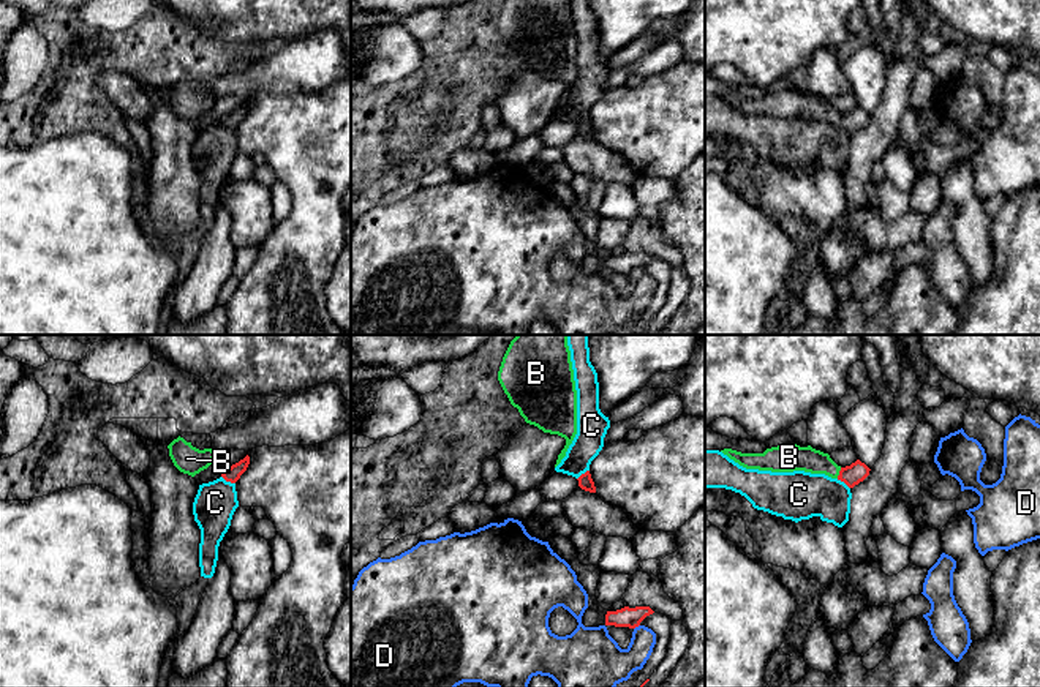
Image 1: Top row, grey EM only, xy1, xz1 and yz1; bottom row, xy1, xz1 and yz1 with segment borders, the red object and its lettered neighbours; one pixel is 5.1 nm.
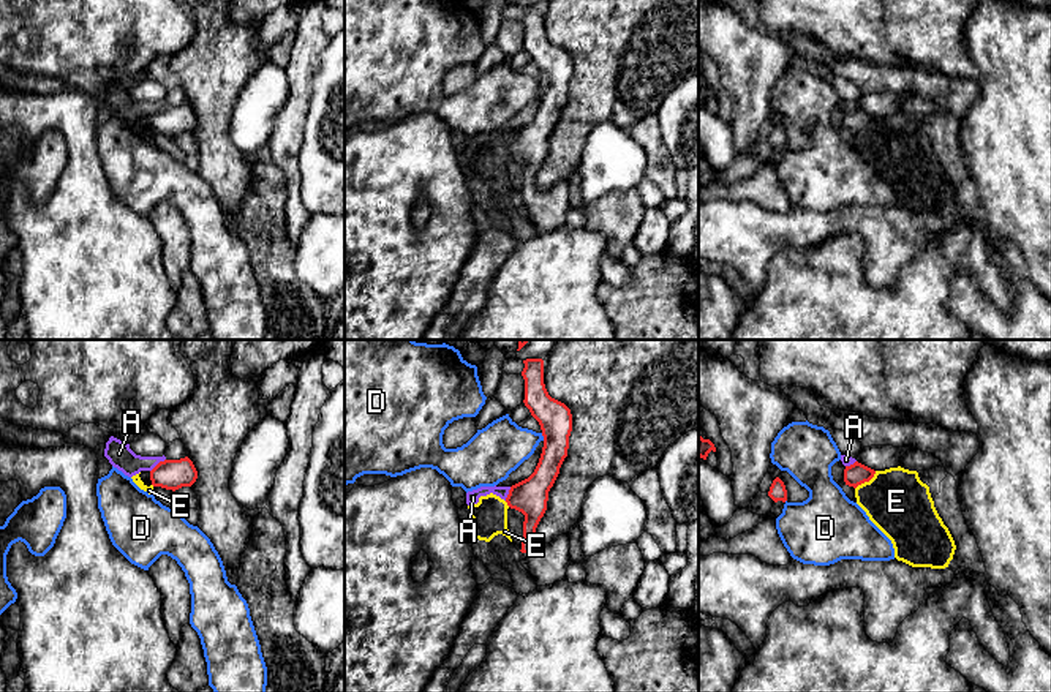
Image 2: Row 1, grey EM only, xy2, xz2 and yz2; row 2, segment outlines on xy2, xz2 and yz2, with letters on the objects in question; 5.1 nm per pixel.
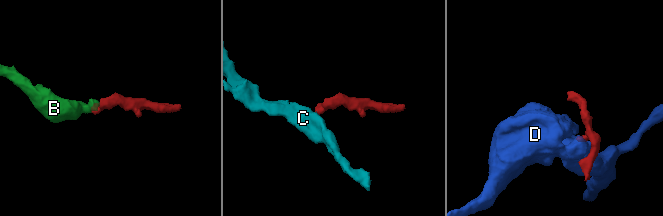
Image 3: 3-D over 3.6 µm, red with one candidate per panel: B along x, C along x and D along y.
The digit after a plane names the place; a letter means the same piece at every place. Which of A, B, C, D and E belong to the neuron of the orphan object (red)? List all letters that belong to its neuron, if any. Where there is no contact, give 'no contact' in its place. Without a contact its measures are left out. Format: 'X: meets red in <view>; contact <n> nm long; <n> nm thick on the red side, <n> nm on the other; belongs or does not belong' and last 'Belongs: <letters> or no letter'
A: meets red in xy2; contact 100 nm long; 160 nm thick on the red side, 130 nm on the other; does not belong
B: meets red in yz1; contact 60 nm long; 100 nm thick on the red side, 130 nm on the other; belongs
C: meets red in xy1; contact 80 nm long; 80 nm thick on the red side, 220 nm on the other; does not belong
D: meets red in xz2; contact 40 nm long; 170 nm thick on the red side, 260 nm on the other; does not belong
E: meets red in yz2; contact 140 nm long; 120 nm thick on the red side, 320 nm on the other; does not belong
Belongs: B

